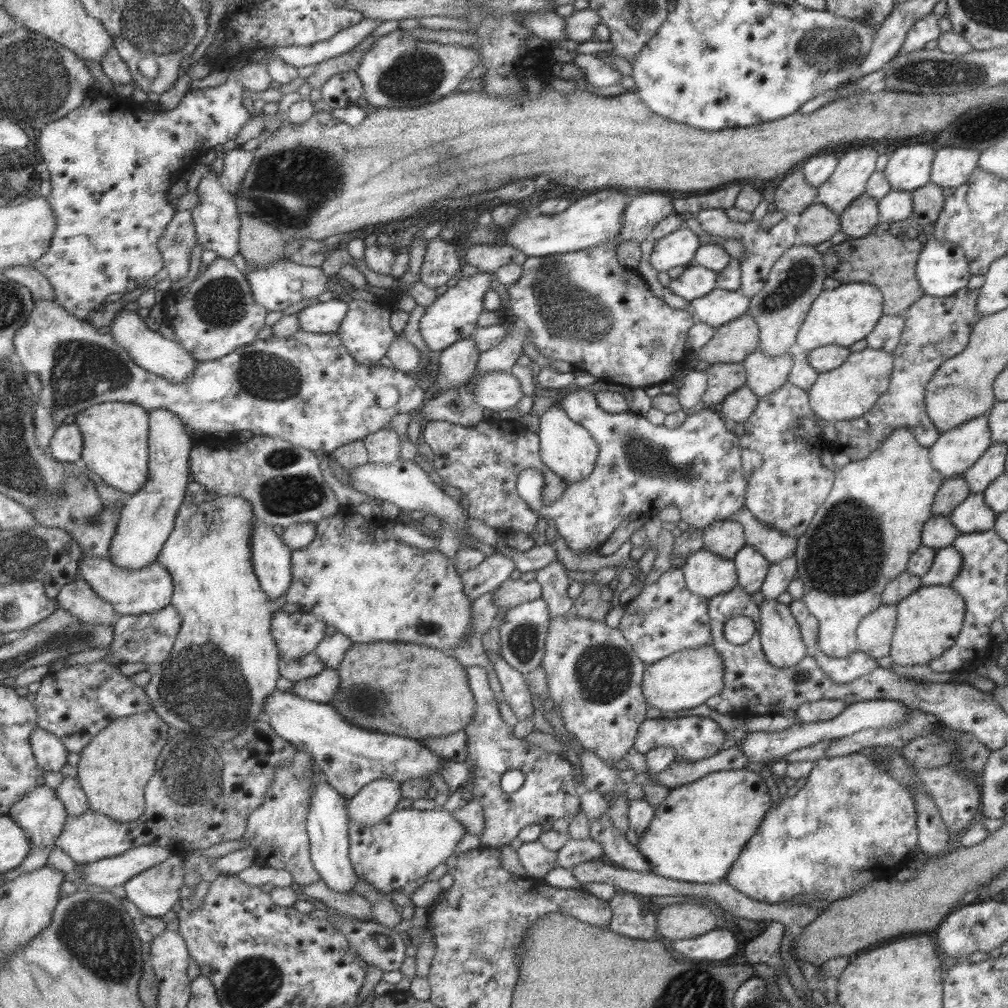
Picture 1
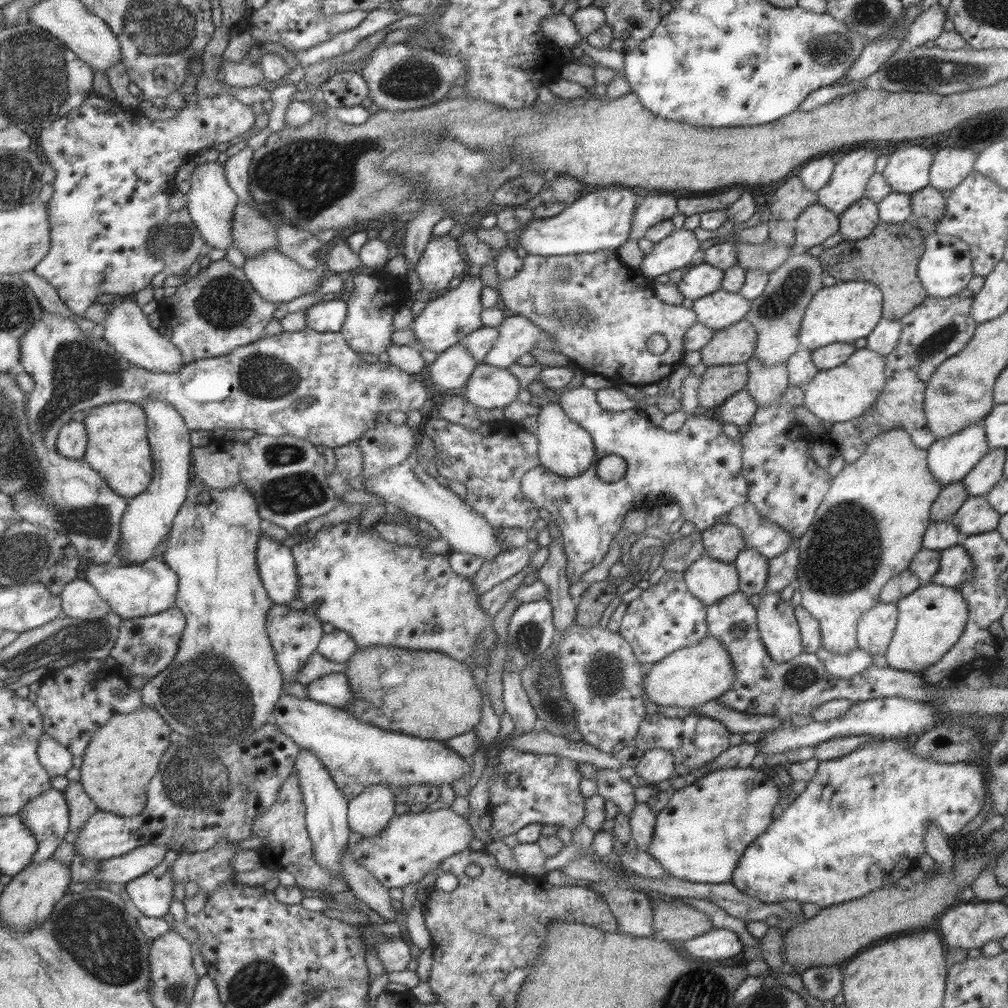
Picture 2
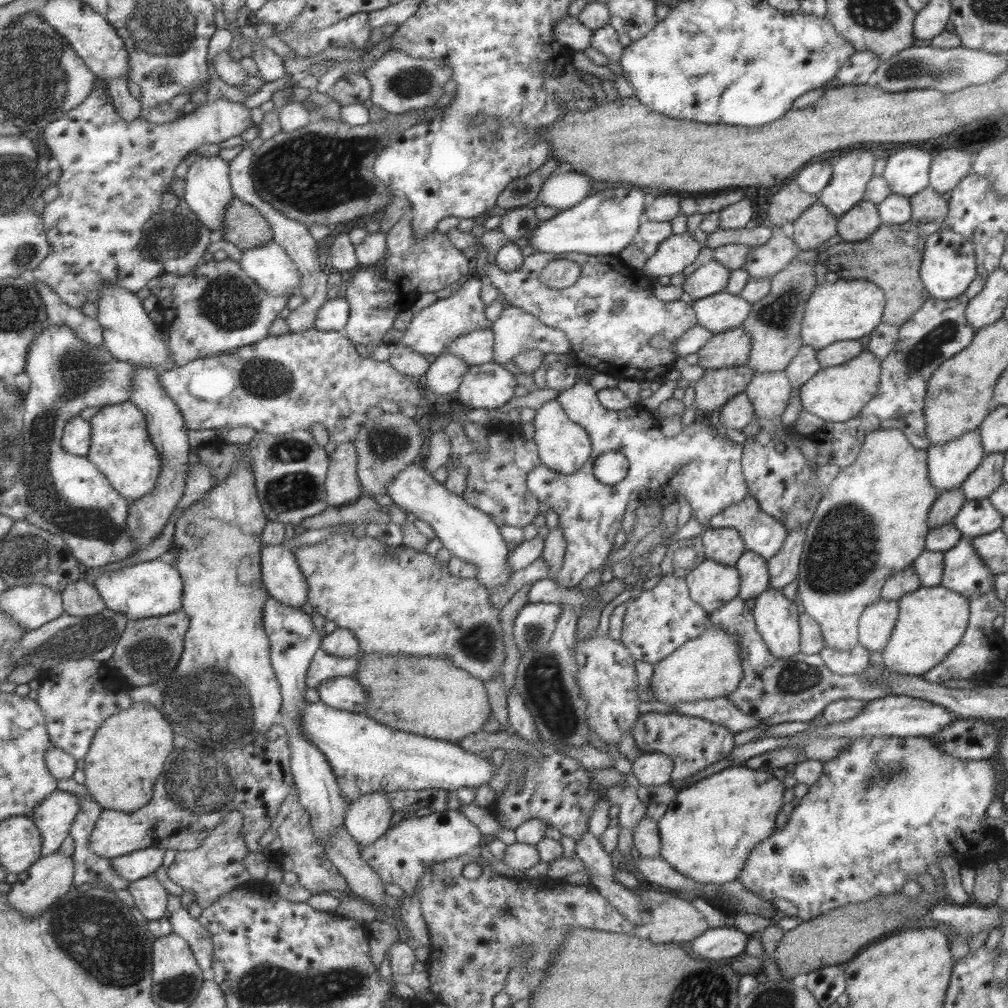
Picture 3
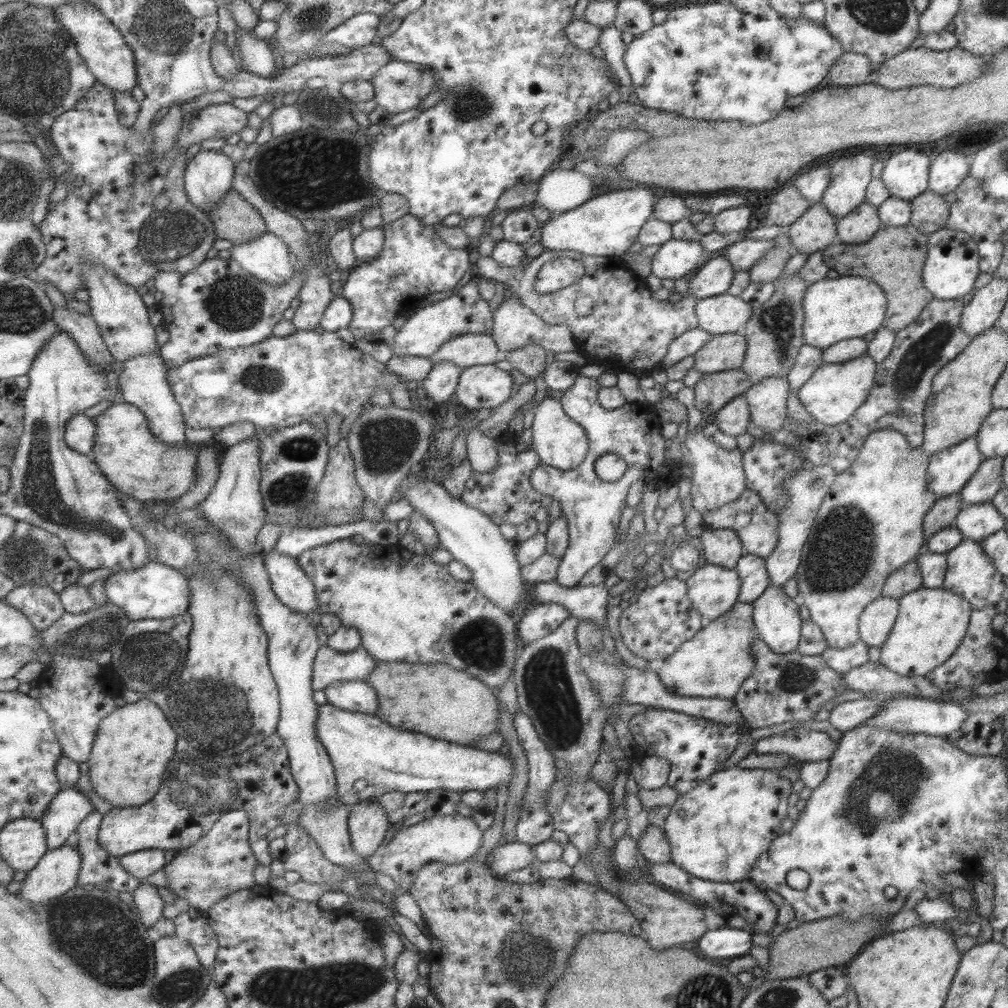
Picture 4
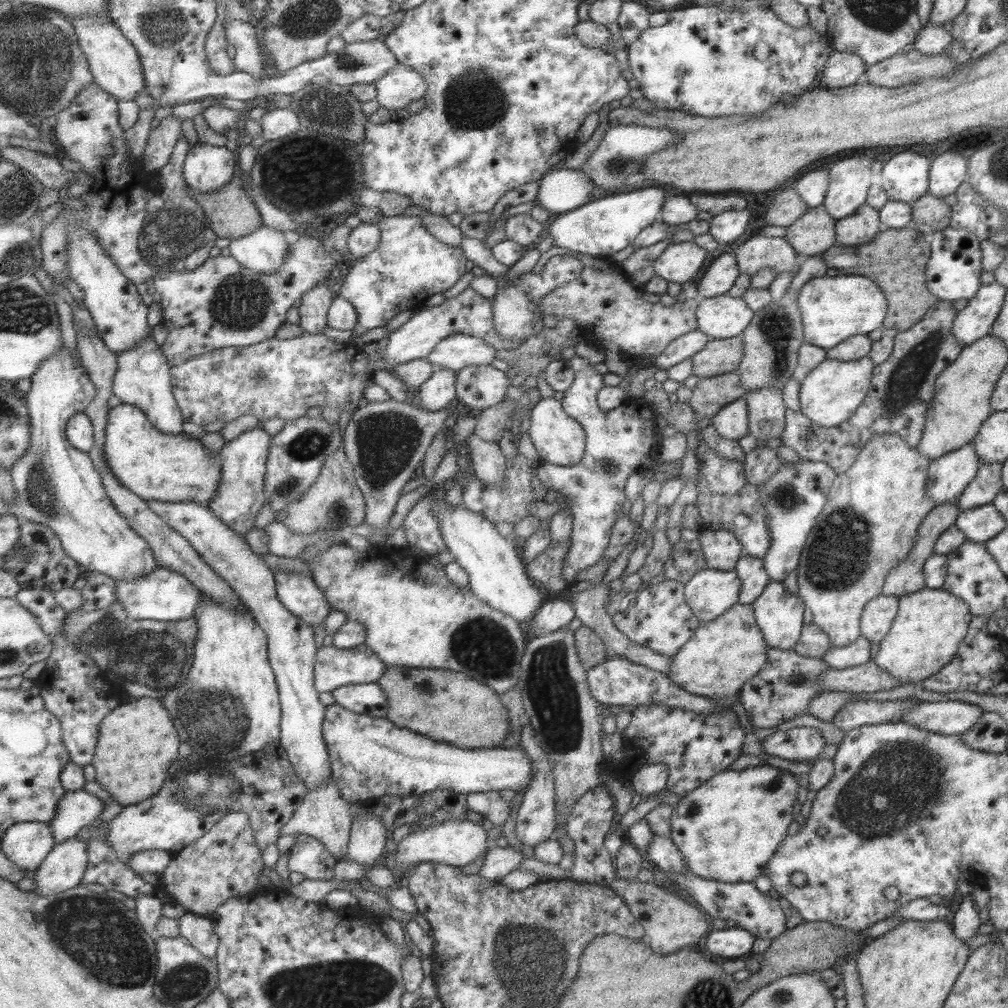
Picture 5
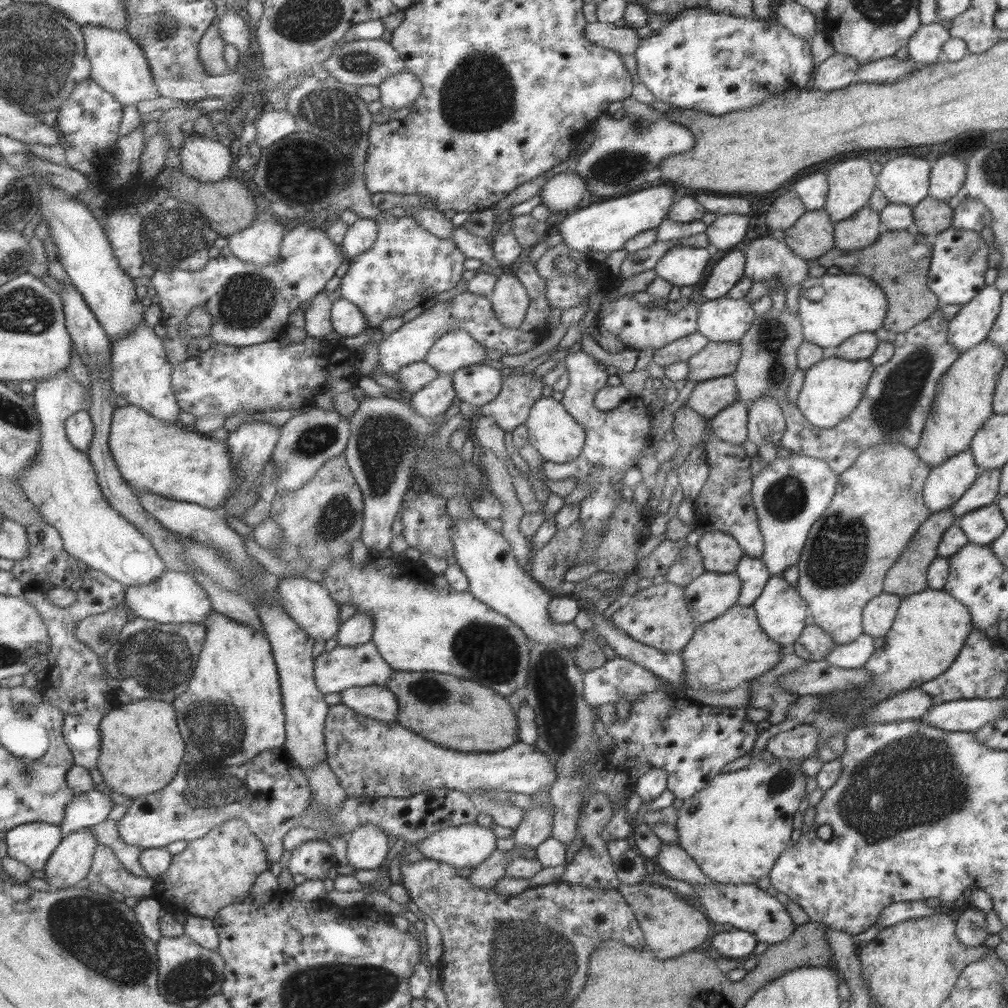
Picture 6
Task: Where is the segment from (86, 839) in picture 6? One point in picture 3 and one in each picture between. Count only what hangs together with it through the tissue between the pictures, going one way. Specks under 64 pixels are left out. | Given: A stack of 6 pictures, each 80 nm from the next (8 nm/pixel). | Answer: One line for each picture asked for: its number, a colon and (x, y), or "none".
3: (35, 891)
4: (57, 873)
5: (64, 868)

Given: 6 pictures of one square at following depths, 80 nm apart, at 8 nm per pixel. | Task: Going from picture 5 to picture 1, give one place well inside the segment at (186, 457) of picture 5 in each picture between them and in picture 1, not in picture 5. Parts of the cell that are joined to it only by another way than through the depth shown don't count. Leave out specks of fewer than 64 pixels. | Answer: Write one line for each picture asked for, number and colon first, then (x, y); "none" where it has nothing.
1: (116, 434)
2: (119, 449)
3: (122, 448)
4: (139, 465)

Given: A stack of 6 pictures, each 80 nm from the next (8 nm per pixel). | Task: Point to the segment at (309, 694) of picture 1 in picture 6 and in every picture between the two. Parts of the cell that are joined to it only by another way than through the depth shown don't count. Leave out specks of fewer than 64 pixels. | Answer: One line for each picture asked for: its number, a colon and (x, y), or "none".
2: (332, 689)
3: (344, 693)
4: (355, 696)
5: (367, 698)
6: (375, 701)

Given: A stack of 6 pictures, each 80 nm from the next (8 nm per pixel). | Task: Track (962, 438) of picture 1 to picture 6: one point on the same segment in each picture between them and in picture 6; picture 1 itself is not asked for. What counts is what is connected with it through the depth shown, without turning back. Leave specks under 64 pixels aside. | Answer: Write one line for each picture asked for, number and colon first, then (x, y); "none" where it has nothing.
2: (949, 458)
3: (948, 464)
4: (948, 470)
5: (948, 475)
6: (946, 483)

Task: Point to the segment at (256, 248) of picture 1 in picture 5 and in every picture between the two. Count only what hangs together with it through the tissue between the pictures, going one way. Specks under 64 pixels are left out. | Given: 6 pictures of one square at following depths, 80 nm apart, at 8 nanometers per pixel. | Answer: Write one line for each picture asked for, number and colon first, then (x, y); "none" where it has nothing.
2: (253, 234)
3: (242, 225)
4: (233, 219)
5: (232, 214)

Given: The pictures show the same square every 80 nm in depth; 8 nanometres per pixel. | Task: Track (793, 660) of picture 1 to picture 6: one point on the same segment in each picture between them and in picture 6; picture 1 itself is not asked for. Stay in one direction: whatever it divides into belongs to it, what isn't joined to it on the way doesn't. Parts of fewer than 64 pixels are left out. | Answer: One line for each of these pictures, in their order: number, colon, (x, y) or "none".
2: (778, 631)
3: (775, 617)
4: (775, 616)
5: (778, 614)
6: (780, 611)

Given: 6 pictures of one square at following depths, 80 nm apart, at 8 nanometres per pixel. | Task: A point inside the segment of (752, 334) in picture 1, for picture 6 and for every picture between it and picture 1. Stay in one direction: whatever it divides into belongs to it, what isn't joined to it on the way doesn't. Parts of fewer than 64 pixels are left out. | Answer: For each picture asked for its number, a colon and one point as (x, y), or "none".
2: (734, 344)
3: (731, 347)
4: (721, 352)
5: (718, 356)
6: (715, 359)

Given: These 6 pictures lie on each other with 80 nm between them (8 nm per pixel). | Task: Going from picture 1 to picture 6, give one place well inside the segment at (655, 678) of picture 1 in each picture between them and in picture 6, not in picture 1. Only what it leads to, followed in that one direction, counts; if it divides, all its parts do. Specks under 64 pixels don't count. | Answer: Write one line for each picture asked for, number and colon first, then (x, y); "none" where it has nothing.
2: (688, 677)
3: (708, 666)
4: (712, 664)
5: (722, 654)
6: (721, 654)

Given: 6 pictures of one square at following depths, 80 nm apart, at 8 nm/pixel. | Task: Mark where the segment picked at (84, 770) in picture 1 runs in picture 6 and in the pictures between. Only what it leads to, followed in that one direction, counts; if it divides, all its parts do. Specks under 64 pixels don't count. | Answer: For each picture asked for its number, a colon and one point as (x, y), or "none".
2: (120, 762)
3: (128, 753)
4: (133, 744)
5: (137, 743)
6: (141, 750)

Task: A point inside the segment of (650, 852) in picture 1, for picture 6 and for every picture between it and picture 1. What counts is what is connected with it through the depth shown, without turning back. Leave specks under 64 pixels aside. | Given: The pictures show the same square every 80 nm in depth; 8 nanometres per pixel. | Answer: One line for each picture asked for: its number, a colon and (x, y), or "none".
2: (700, 833)
3: (708, 829)
4: (715, 831)
5: (726, 829)
6: (734, 828)

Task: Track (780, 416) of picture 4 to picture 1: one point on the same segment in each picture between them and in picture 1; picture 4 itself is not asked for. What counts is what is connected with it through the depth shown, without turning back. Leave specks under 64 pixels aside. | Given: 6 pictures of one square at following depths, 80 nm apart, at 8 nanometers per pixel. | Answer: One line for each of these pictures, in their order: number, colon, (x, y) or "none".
1: (764, 374)
2: (765, 384)
3: (768, 393)

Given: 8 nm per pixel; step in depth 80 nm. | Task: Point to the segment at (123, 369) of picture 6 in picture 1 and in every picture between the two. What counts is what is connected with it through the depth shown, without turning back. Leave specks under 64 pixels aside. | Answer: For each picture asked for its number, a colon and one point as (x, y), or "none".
1: (147, 517)
2: (148, 518)
3: (147, 516)
4: (144, 383)
5: (143, 379)

